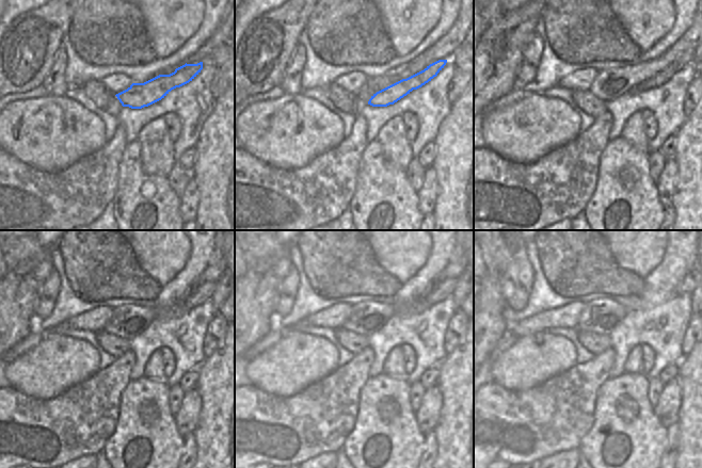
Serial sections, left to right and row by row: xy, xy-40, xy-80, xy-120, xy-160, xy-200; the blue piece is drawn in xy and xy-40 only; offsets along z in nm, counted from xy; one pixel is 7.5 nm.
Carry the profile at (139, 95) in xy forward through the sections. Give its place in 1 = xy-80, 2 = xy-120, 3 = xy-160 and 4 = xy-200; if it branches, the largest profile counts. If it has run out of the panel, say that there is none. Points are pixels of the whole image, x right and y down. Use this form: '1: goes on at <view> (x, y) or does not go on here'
1: goes on at xy-80 (667, 74)
2: goes on at xy-120 (204, 293)
3: goes on at xy-160 (442, 290)
4: goes on at xy-200 (690, 281)

